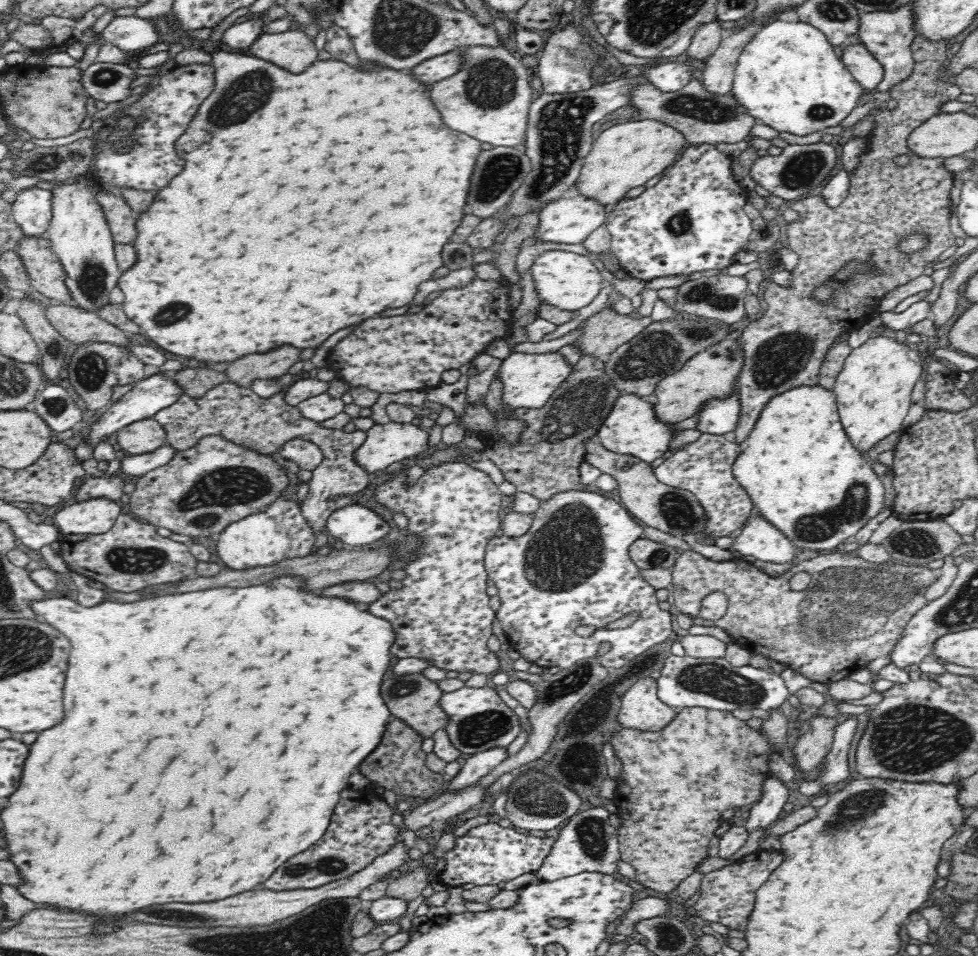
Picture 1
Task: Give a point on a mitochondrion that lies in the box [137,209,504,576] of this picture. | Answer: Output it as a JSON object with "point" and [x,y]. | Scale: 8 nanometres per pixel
{"point":[227,488]}

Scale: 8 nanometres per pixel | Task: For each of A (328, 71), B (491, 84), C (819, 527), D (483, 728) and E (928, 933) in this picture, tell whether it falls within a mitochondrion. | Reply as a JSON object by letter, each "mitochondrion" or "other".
{"A":"other","B":"mitochondrion","C":"mitochondrion","D":"mitochondrion","E":"other"}

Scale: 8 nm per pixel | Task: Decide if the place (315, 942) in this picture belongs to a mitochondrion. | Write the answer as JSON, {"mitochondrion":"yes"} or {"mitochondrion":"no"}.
{"mitochondrion":"yes"}

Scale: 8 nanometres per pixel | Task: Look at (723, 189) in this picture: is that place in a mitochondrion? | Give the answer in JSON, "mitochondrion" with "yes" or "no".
{"mitochondrion":"no"}

